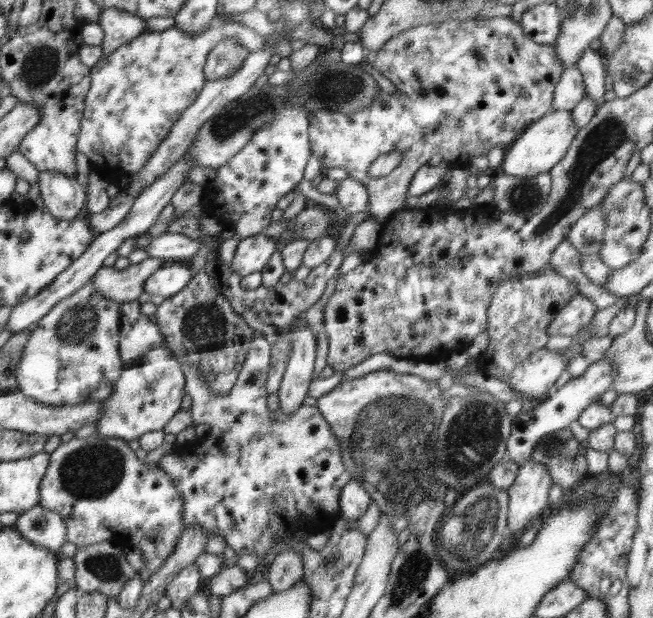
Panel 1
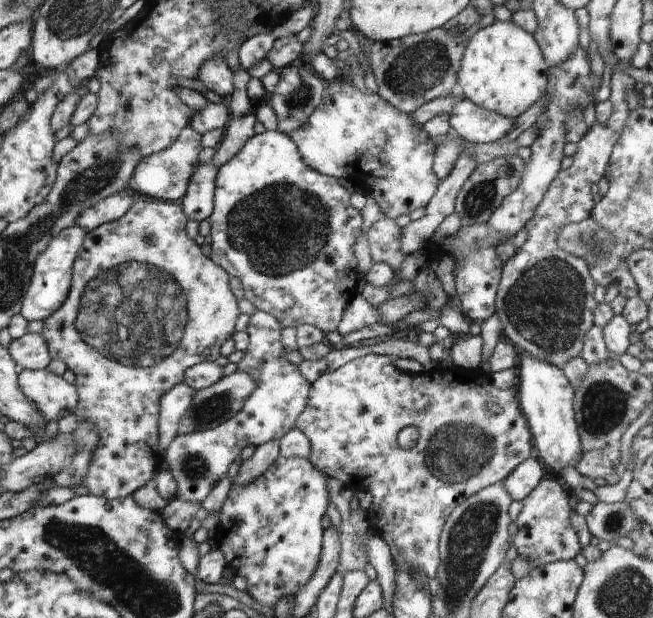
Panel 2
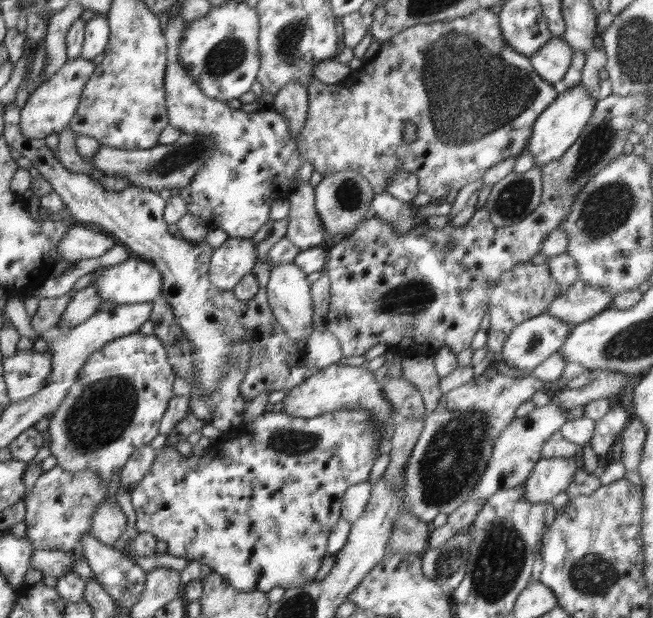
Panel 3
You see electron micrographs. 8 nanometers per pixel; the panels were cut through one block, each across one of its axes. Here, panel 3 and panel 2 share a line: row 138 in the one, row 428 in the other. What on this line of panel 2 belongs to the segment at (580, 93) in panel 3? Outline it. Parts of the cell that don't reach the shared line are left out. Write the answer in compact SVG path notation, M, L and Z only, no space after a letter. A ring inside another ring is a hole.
M521 351L518 356L517 399L533 436L535 455L548 472L549 469L558 472L566 465L576 465L584 449L575 421L573 386L562 368Z

